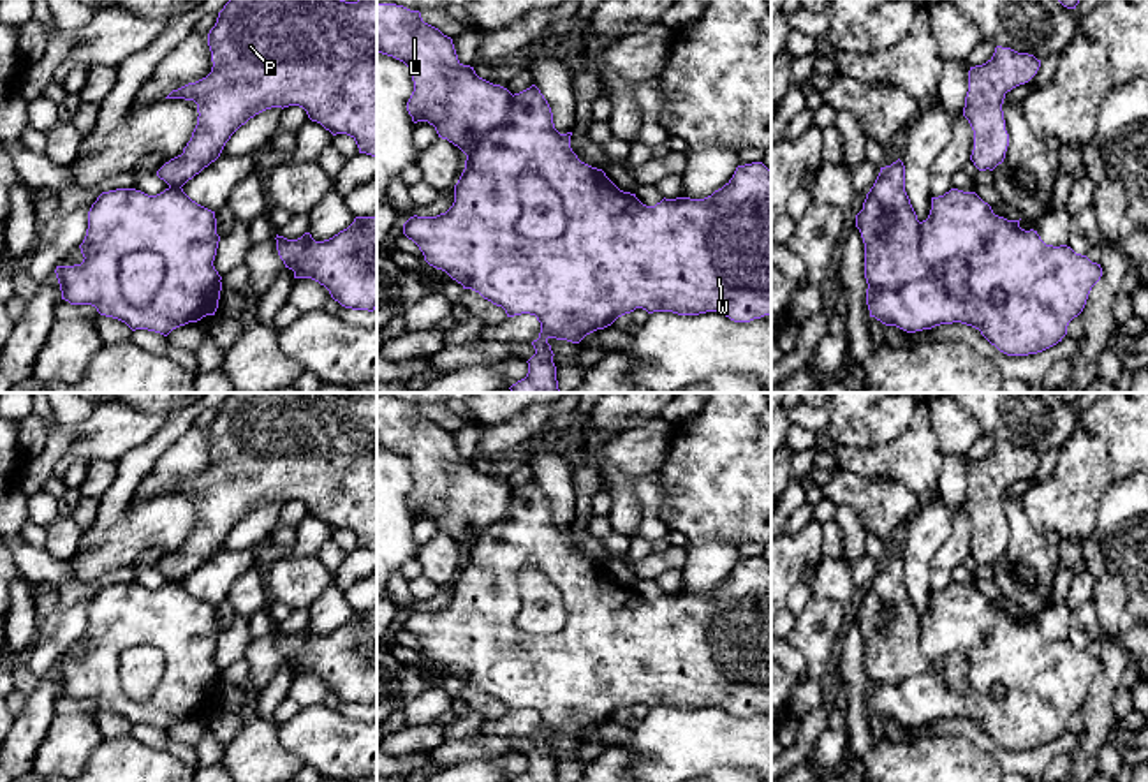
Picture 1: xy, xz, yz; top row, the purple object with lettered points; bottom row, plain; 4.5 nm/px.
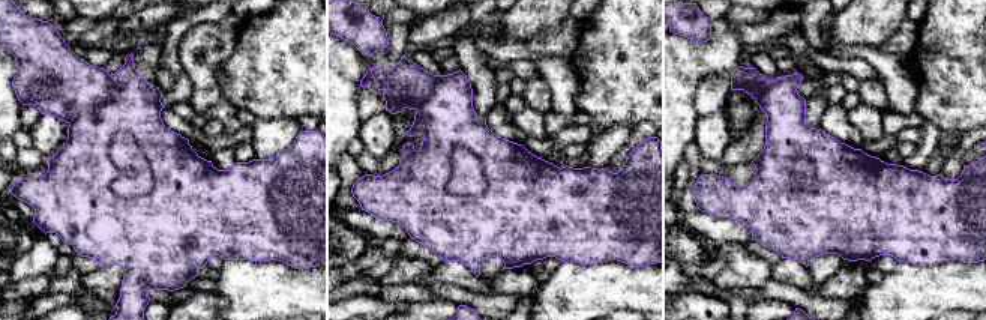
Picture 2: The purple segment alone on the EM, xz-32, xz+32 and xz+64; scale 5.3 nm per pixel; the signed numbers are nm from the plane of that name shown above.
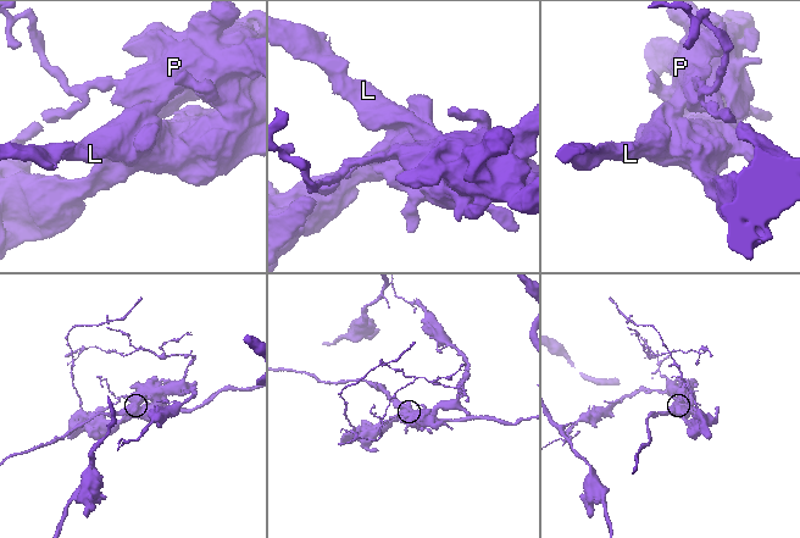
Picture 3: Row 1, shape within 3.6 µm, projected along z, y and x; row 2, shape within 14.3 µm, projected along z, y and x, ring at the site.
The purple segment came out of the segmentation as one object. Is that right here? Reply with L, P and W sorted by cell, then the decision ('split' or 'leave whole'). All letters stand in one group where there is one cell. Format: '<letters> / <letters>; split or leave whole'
L P W; leave whole

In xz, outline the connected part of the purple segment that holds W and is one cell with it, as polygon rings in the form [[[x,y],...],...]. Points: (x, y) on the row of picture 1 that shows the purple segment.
[[[377,4],[377,51],[408,67],[414,92],[407,102],[407,111],[412,122],[428,122],[435,127],[438,137],[447,139],[467,155],[465,169],[454,185],[453,206],[437,217],[410,217],[403,224],[403,234],[419,247],[430,266],[445,271],[453,280],[461,284],[463,289],[472,289],[493,305],[502,306],[507,317],[530,314],[541,322],[539,338],[532,342],[535,354],[526,361],[528,373],[509,387],[511,393],[560,393],[556,366],[553,363],[555,354],[548,340],[556,338],[579,343],[586,335],[611,326],[618,317],[636,308],[643,308],[648,314],[673,312],[678,315],[718,312],[734,322],[750,322],[771,315],[771,171],[762,162],[738,166],[732,178],[704,199],[664,197],[655,206],[646,206],[636,194],[620,190],[602,169],[592,167],[578,159],[570,148],[572,132],[560,134],[555,129],[551,107],[535,85],[512,95],[507,88],[479,77],[474,67],[463,65],[458,60],[453,39],[424,23],[419,11],[410,11],[396,4]]]

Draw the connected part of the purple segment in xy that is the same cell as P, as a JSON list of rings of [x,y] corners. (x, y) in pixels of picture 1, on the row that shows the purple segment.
[[[229,0],[208,33],[208,46],[211,72],[166,97],[194,100],[199,113],[183,153],[157,171],[169,187],[157,196],[136,188],[102,192],[88,211],[86,236],[79,245],[83,262],[55,269],[62,299],[92,305],[100,315],[118,319],[132,331],[148,329],[167,336],[180,326],[215,315],[222,291],[222,277],[213,266],[220,241],[215,211],[192,201],[181,187],[215,162],[231,136],[250,118],[271,107],[299,106],[333,136],[350,136],[359,153],[377,157],[377,0]]]

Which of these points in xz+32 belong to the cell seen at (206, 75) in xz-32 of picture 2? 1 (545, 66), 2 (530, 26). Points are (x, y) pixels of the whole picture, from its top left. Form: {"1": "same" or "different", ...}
{"1": "different", "2": "different"}

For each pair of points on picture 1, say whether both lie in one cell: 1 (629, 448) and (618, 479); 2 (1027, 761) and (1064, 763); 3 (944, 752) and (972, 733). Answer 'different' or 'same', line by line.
1: same
2: different
3: different

